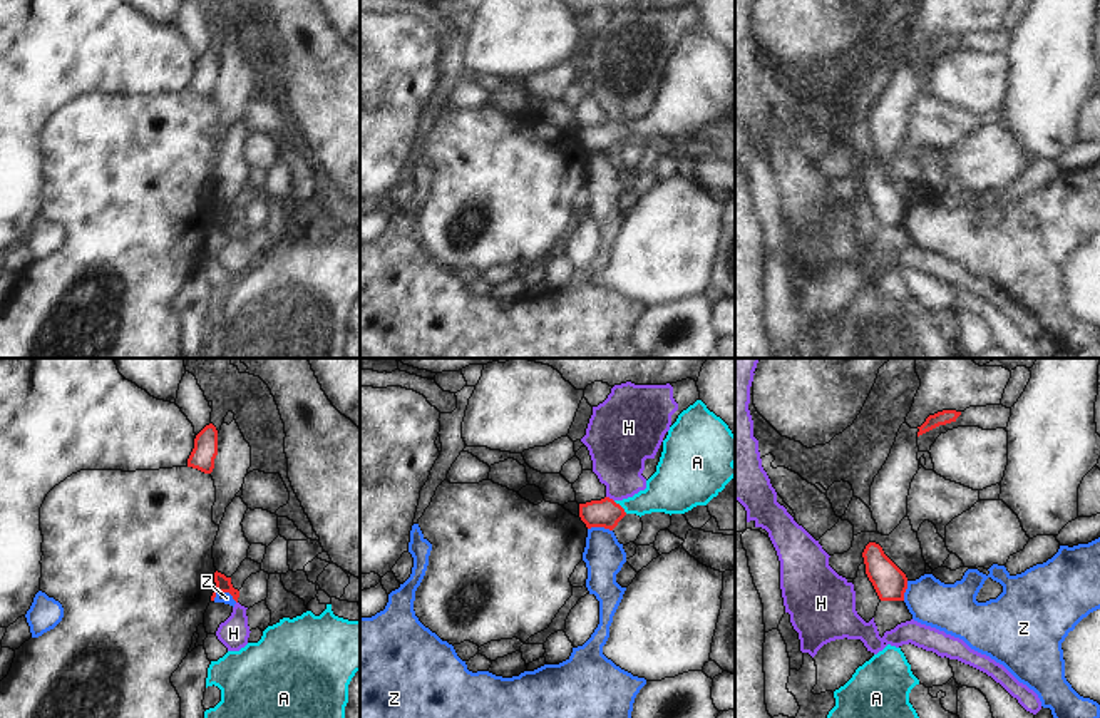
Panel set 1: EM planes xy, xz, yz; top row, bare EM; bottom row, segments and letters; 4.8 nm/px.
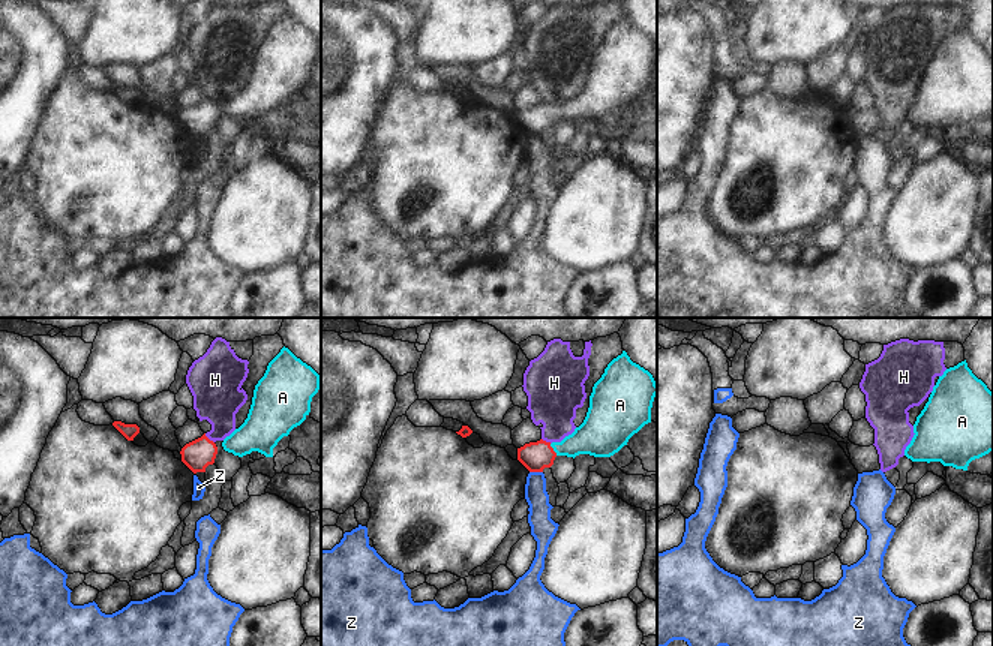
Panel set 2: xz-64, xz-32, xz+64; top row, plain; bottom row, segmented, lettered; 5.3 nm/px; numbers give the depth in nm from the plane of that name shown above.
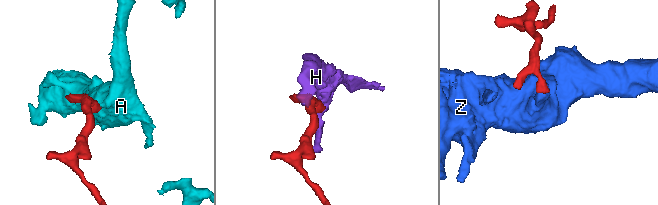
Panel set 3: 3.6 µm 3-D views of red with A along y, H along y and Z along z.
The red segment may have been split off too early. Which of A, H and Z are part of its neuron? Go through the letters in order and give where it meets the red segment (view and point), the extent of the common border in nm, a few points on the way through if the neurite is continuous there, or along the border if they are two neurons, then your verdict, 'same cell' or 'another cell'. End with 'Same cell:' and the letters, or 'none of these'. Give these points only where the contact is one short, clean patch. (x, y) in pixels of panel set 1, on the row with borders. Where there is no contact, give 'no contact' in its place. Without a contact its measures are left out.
A: xz (620, 506) | 90 nm | across xz (605, 512), (620, 506), (650, 501), (668, 489) | same cell
H: xz (608, 497) | 50 nm | along xz (606, 496), (613, 501) | another cell
Z: xy (225, 591) | 120 nm | along xy (213, 598), (218, 593), (228, 593), (236, 601) | another cell
Same cell: A

